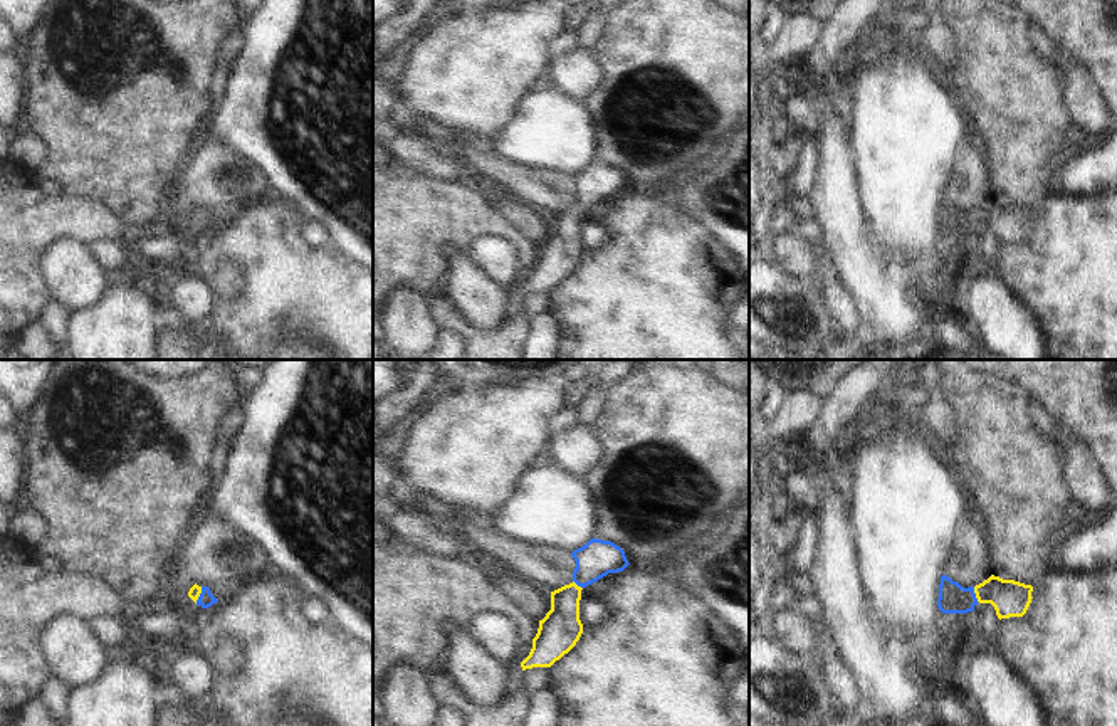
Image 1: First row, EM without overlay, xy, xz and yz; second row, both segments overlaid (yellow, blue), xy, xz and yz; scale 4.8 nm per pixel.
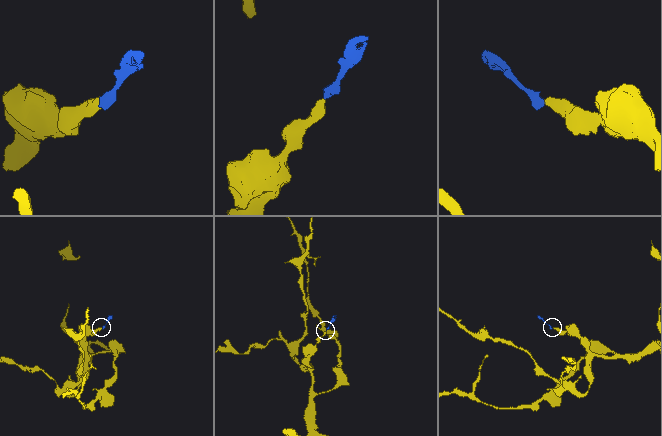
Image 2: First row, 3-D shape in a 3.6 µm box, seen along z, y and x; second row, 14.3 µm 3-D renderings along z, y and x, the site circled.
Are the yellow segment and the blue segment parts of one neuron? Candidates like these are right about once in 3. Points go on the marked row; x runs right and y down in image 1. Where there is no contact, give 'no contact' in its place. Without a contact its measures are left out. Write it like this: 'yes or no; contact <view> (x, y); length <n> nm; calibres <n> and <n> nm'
yes; contact yz (975, 592); length 80 nm; calibres 180 and 140 nm

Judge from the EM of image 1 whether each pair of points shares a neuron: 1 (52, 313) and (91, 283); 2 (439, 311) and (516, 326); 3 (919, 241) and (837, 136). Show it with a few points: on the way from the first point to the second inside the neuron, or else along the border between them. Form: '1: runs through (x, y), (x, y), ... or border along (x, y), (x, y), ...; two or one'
1: border along (51, 298), (69, 313); two
2: runs through (457, 325), (474, 340), (498, 340); one
3: border along (847, 123), (850, 128), (852, 163), (860, 192); two

